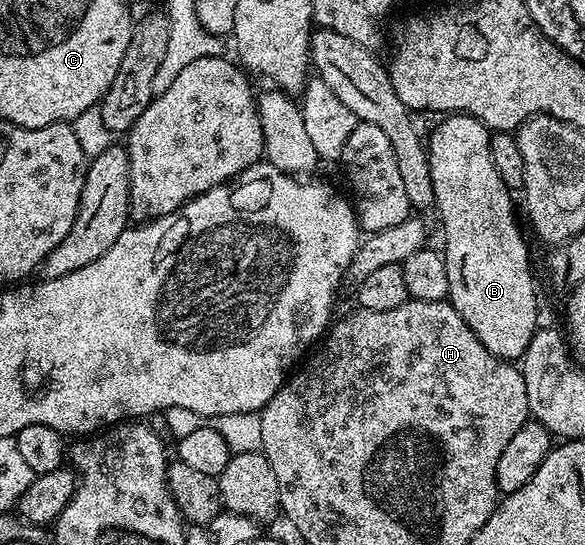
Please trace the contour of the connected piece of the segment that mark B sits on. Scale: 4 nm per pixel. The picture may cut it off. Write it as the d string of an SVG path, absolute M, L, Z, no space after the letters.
M449 114L430 136L427 136L431 186L435 190L435 212L441 215L445 227L443 255L449 283L448 303L461 315L463 322L471 326L475 338L491 350L500 360L520 361L531 338L537 333L537 288L533 285L533 272L529 269L529 248L525 236L517 225L513 213L510 189L506 188L495 162L491 158L490 129L474 116Z

